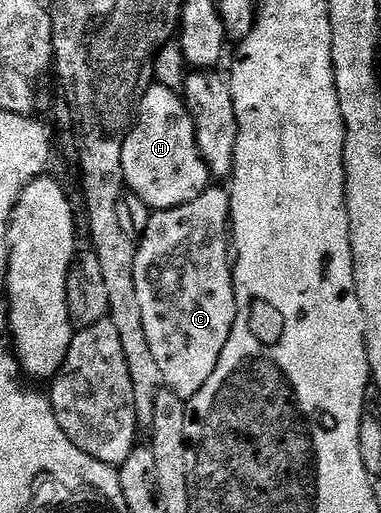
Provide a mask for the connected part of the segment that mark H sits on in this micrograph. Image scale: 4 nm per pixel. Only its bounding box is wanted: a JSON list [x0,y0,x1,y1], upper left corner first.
[122,83,210,212]

